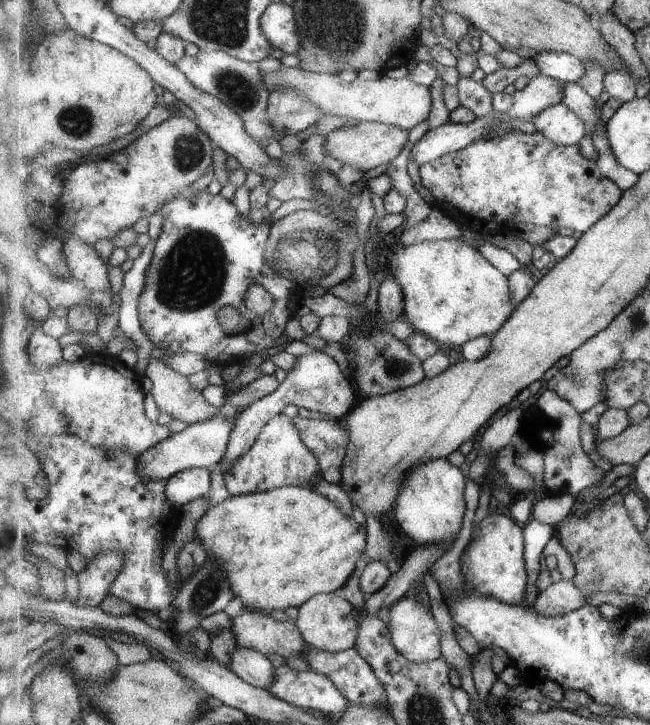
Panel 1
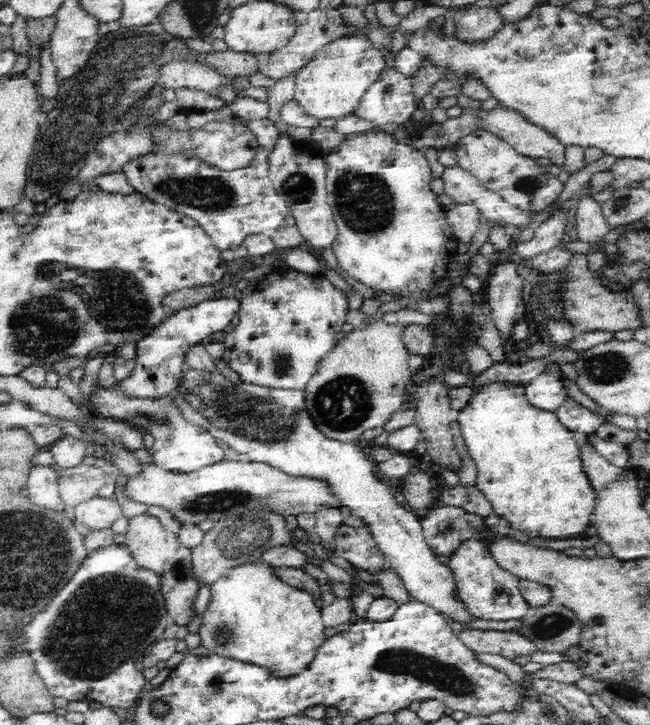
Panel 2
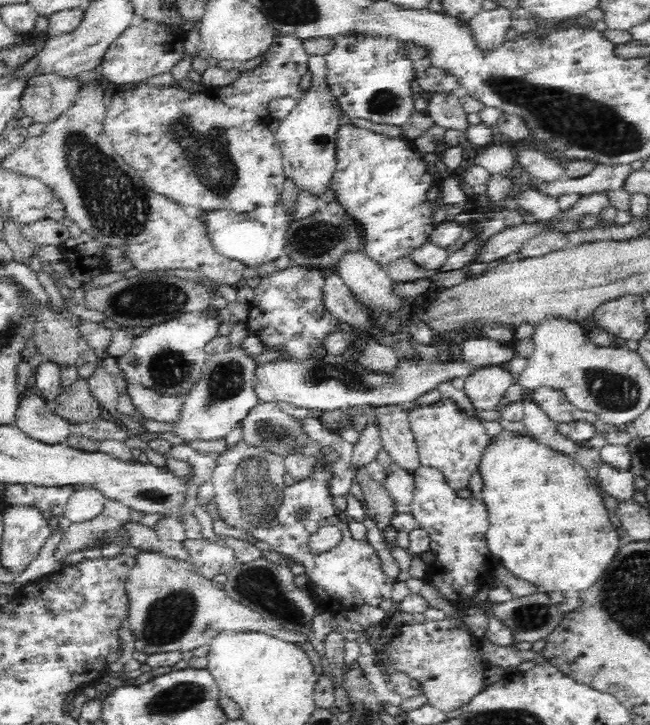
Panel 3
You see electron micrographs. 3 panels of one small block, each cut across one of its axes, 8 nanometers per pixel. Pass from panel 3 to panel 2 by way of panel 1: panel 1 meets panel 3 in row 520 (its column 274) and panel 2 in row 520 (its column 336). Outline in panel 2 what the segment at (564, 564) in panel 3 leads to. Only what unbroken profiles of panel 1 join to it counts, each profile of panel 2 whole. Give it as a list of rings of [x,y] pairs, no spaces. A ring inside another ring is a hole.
[[[494,382],[479,389],[471,389],[472,397],[459,411],[456,420],[467,454],[478,467],[477,488],[492,505],[493,514],[508,522],[513,530],[520,530],[532,538],[556,541],[581,538],[592,525],[597,491],[584,473],[578,442],[572,432],[562,426],[554,412],[546,412],[528,404],[524,386]]]

